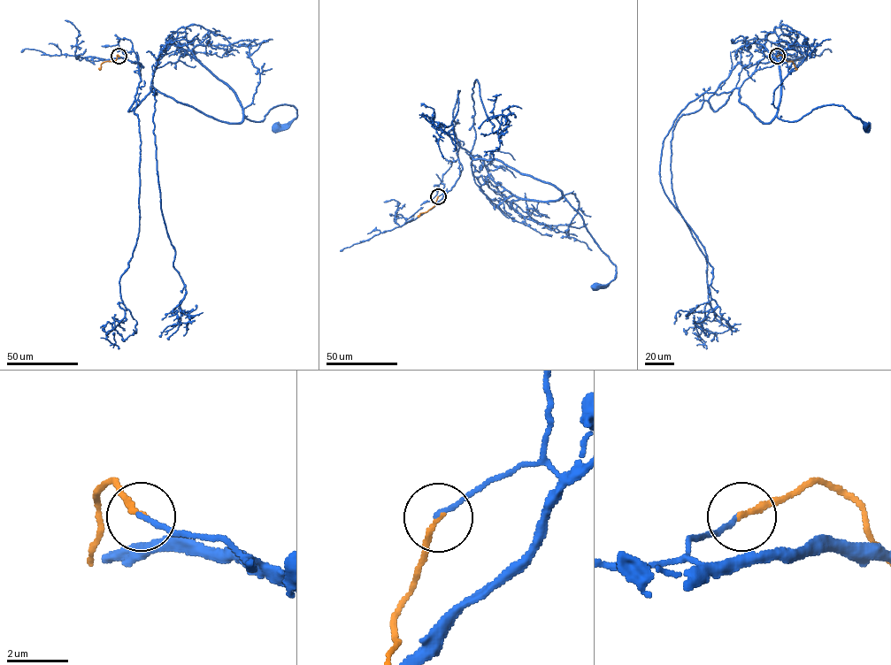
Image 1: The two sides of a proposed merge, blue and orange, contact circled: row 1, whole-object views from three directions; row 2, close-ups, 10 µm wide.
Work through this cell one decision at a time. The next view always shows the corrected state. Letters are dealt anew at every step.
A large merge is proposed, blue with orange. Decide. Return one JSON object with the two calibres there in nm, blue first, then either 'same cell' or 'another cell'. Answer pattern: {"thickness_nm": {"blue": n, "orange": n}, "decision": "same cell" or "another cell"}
{"thickness_nm": {"blue": 140, "orange": 180}, "decision": "another cell"}

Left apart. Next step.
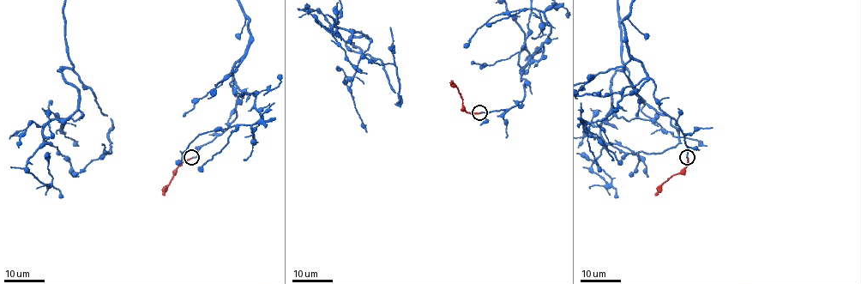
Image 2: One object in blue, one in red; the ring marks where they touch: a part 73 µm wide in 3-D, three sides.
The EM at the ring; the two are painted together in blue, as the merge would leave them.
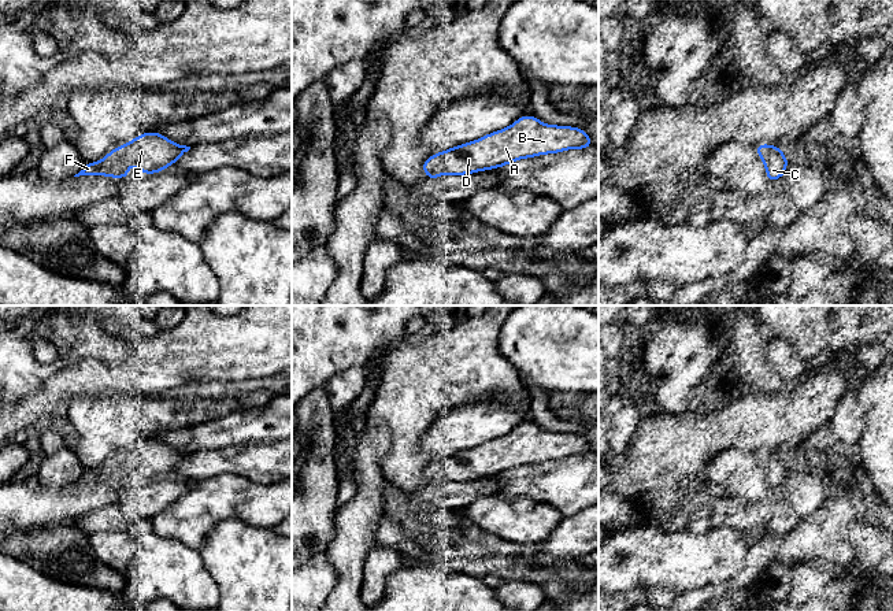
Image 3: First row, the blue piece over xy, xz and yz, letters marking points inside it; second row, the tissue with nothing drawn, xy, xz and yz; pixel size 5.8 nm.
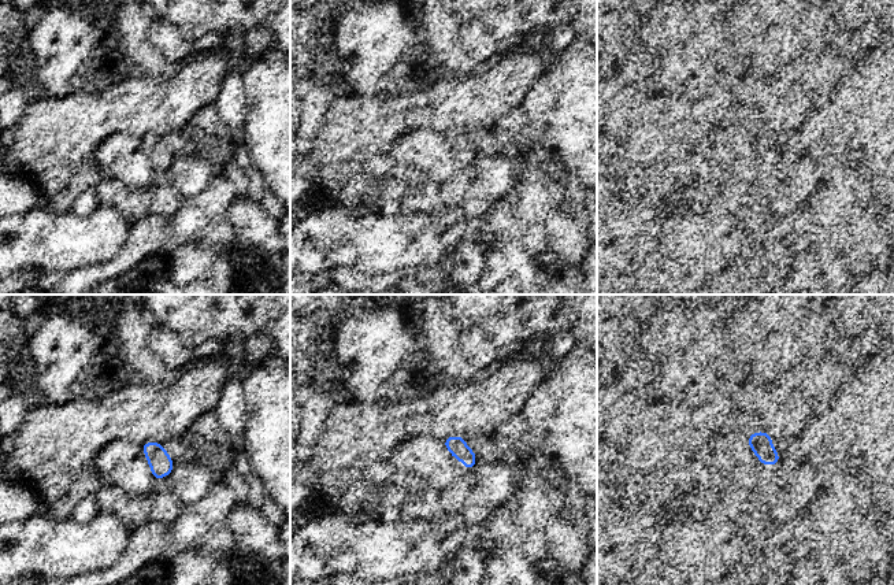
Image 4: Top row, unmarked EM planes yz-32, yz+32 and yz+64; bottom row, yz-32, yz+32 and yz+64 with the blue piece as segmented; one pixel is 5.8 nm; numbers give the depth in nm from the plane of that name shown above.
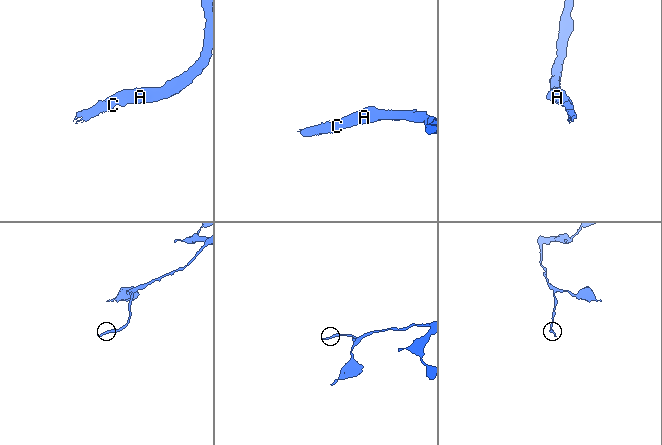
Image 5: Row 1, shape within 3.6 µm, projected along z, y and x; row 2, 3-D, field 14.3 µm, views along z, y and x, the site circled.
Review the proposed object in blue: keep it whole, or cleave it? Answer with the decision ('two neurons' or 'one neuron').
one neuron

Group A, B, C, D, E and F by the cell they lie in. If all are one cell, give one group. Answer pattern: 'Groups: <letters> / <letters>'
Groups: A B C D E F

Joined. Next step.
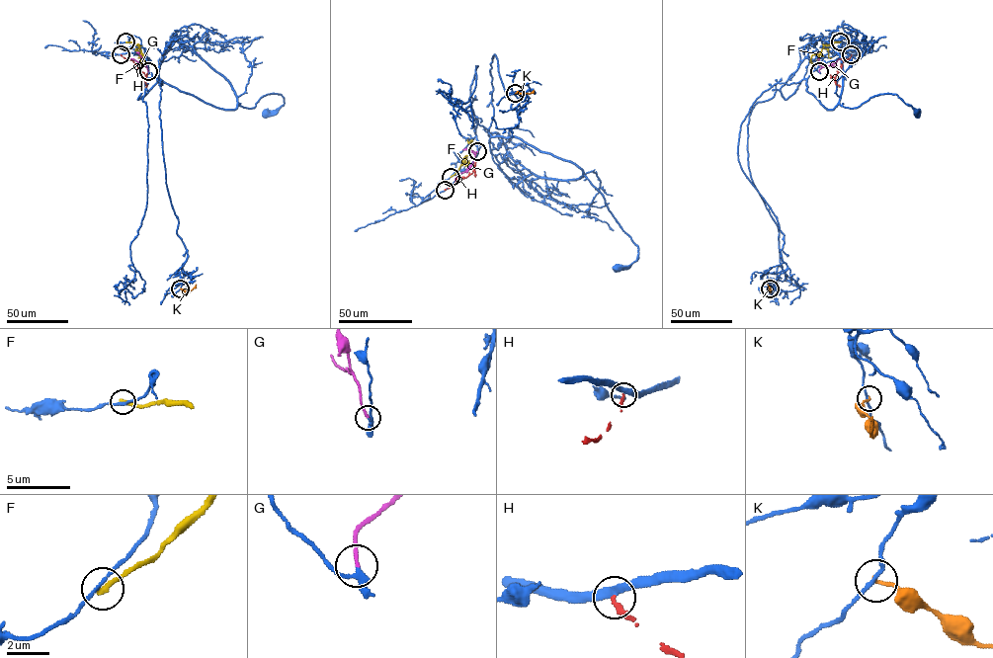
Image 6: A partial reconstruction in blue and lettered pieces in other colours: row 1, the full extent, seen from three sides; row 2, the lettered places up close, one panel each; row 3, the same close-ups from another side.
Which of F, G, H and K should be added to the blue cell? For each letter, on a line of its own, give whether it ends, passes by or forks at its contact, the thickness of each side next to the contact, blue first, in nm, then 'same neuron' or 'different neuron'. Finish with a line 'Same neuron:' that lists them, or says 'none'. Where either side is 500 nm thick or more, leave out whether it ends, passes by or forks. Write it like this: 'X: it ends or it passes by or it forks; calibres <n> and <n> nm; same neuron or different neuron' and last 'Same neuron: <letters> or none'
F: it ends; calibres 170 and 300 nm; different neuron
G: it ends; calibres 240 and 170 nm; same neuron
H: it ends; calibres 320 and 200 nm; different neuron
K: it ends; calibres 170 and 150 nm; different neuron
Same neuron: G

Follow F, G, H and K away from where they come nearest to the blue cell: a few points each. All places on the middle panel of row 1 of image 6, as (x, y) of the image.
F: (451, 176), (468, 153), (472, 140), (467, 140)
G: (477, 151), (472, 163), (455, 180)
H: (445, 190), (474, 170), (474, 175)
K: (515, 93), (531, 93), (534, 90)

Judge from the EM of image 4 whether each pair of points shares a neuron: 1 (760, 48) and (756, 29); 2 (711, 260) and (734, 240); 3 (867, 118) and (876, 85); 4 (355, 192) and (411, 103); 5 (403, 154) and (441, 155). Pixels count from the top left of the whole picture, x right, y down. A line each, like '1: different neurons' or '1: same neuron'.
1: same neuron
2: same neuron
3: same neuron
4: same neuron
5: same neuron

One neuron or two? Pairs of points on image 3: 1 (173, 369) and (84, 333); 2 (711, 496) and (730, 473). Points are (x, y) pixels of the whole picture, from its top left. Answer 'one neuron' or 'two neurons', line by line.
1: two neurons
2: two neurons

